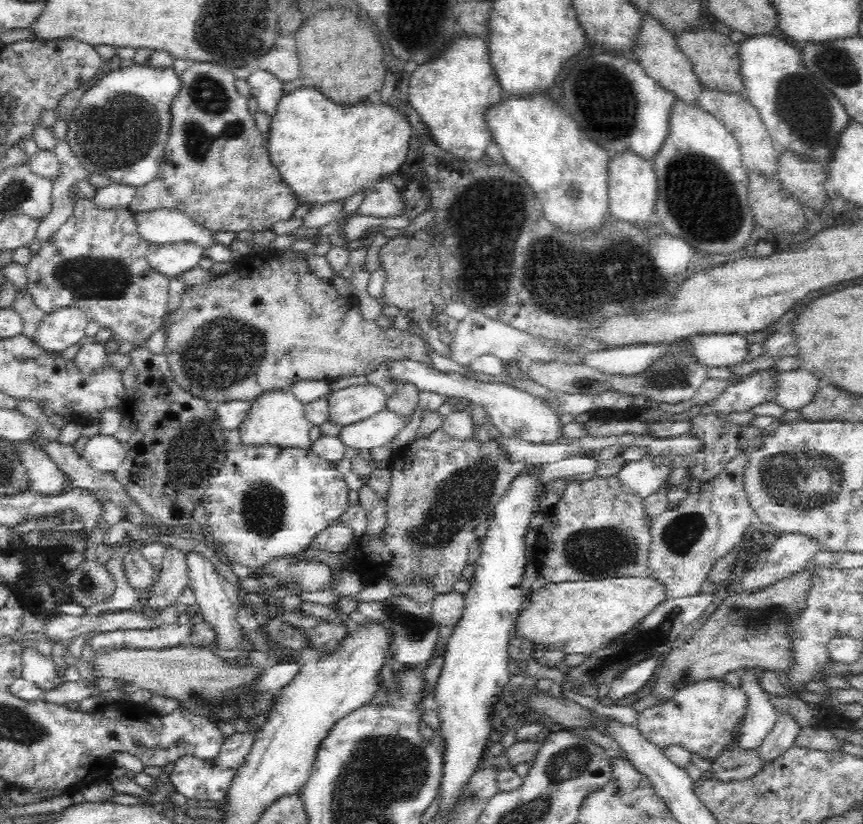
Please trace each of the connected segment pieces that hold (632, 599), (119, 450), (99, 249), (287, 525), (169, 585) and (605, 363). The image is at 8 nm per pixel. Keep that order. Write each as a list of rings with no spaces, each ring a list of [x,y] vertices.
[[[644,576],[546,583],[532,589],[527,599],[530,606],[520,612],[514,629],[520,638],[533,642],[534,651],[547,647],[570,654],[590,655],[630,632],[669,598],[663,582]]]
[[[99,434],[88,440],[81,456],[96,470],[113,473],[122,464],[125,454],[124,447],[114,436]]]
[[[80,196],[76,201],[73,214],[68,217],[57,230],[48,238],[48,240],[42,241],[40,244],[40,250],[31,258],[30,262],[26,265],[26,290],[31,296],[31,300],[36,306],[42,310],[45,314],[54,312],[55,310],[64,307],[76,307],[85,312],[87,320],[96,320],[102,328],[110,330],[112,332],[112,340],[121,344],[128,342],[131,344],[137,344],[137,346],[144,346],[146,340],[150,335],[158,330],[165,322],[165,317],[168,314],[168,284],[169,279],[158,271],[150,268],[147,263],[146,255],[151,244],[146,242],[139,232],[136,230],[133,213],[128,208],[104,208],[94,204],[94,200],[86,198],[86,196]]]
[[[242,446],[230,448],[226,454],[226,462],[222,464],[220,472],[212,478],[210,486],[203,497],[202,509],[207,524],[207,533],[213,536],[219,550],[219,555],[228,562],[237,562],[250,568],[251,571],[259,571],[261,566],[271,558],[291,555],[302,552],[310,547],[312,540],[322,530],[339,521],[340,515],[349,510],[348,492],[349,486],[345,483],[345,476],[336,470],[336,464],[318,456],[312,449],[300,450],[299,448],[284,448],[280,446]]]
[[[166,547],[164,562],[150,588],[150,598],[141,602],[136,611],[153,620],[156,627],[162,626],[162,608],[174,605],[181,600],[183,590],[188,586],[187,562],[185,553],[174,547]]]
[[[663,345],[658,346],[626,346],[626,348],[613,350],[599,350],[584,355],[582,365],[599,368],[609,374],[622,374],[634,376],[638,372],[644,372],[648,364],[652,364],[656,358],[664,354]]]

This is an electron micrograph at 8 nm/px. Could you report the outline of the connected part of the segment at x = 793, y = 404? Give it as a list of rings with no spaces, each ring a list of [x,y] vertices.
[[[799,369],[779,375],[779,392],[775,403],[784,406],[786,410],[800,410],[810,403],[822,383],[811,370]]]

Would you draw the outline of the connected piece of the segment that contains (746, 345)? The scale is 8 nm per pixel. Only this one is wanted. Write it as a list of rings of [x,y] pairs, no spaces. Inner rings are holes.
[[[698,334],[686,341],[692,343],[696,357],[712,367],[743,364],[750,356],[750,341],[744,334]]]

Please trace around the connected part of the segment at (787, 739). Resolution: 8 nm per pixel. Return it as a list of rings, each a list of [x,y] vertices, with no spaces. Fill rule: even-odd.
[[[790,712],[778,713],[772,730],[758,747],[762,764],[770,762],[794,745],[800,729],[801,727],[796,722],[796,718]]]

